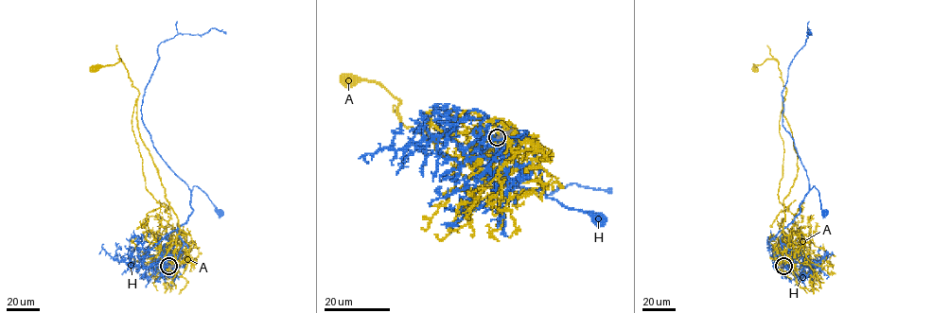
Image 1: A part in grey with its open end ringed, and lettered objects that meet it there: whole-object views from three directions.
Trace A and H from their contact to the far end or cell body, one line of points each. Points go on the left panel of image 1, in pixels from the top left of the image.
A: (169, 269), (174, 272), (188, 260), (192, 240), (180, 228), (140, 137), (139, 92), (119, 59), (94, 69)
H: (168, 266), (175, 262), (183, 246), (176, 230), (192, 213), (190, 195), (194, 185), (204, 192), (219, 214)

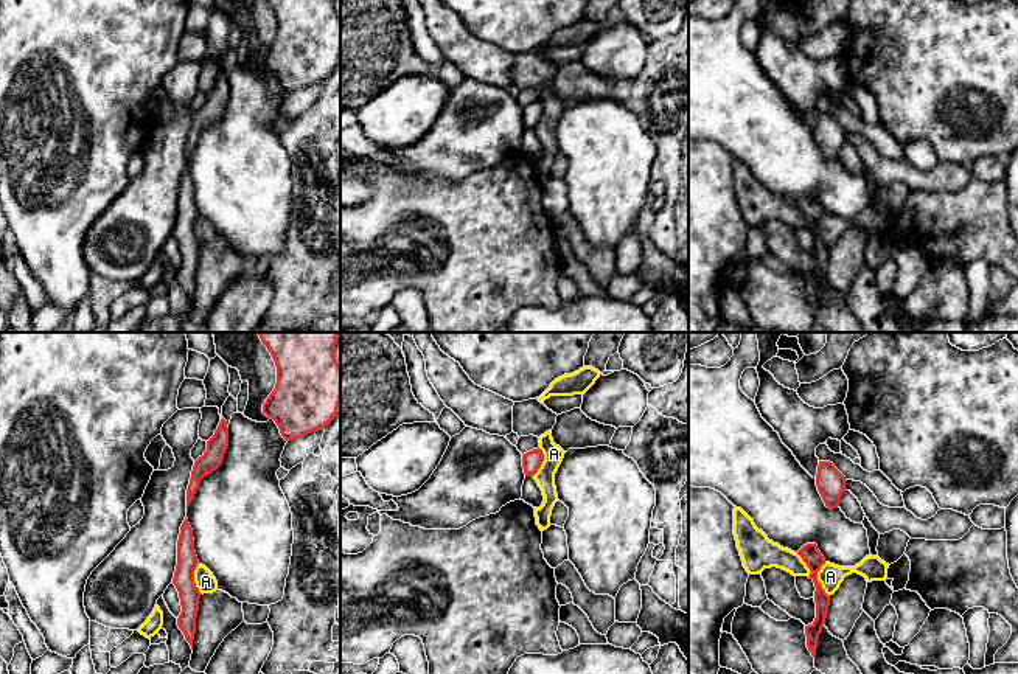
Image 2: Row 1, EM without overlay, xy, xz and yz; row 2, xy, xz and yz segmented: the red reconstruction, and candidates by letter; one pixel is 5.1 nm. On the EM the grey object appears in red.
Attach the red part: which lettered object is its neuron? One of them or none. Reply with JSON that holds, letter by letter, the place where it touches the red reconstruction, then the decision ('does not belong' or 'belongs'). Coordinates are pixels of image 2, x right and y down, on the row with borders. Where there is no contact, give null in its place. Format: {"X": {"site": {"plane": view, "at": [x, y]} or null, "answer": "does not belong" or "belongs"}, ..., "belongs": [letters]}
{"A": {"site": {"plane": "yz", "at": [816, 580]}, "answer": "does not belong"}, "H": {"site": null, "answer": "does not belong"}, "belongs": []}

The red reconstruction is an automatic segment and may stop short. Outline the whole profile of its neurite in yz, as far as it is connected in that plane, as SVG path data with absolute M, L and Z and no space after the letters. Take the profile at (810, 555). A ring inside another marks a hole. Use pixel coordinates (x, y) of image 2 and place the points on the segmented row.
M807 544L804 545L797 554L802 558L802 561L810 568L810 579L814 582L814 603L816 603L816 618L811 624L805 626L805 635L807 635L807 648L811 652L811 655L816 655L818 648L818 638L822 632L822 627L825 624L825 617L828 613L830 606L830 596L822 589L821 582L818 581L818 572L825 564L824 556L818 550L816 544Z

